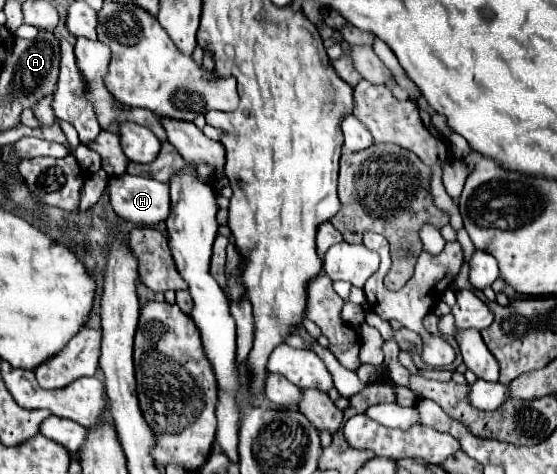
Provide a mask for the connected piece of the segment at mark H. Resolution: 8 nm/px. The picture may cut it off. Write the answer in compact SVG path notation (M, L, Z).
M118 175L108 181L110 205L114 213L130 223L154 227L160 221L166 221L170 213L170 189L166 183L134 177L134 175Z

